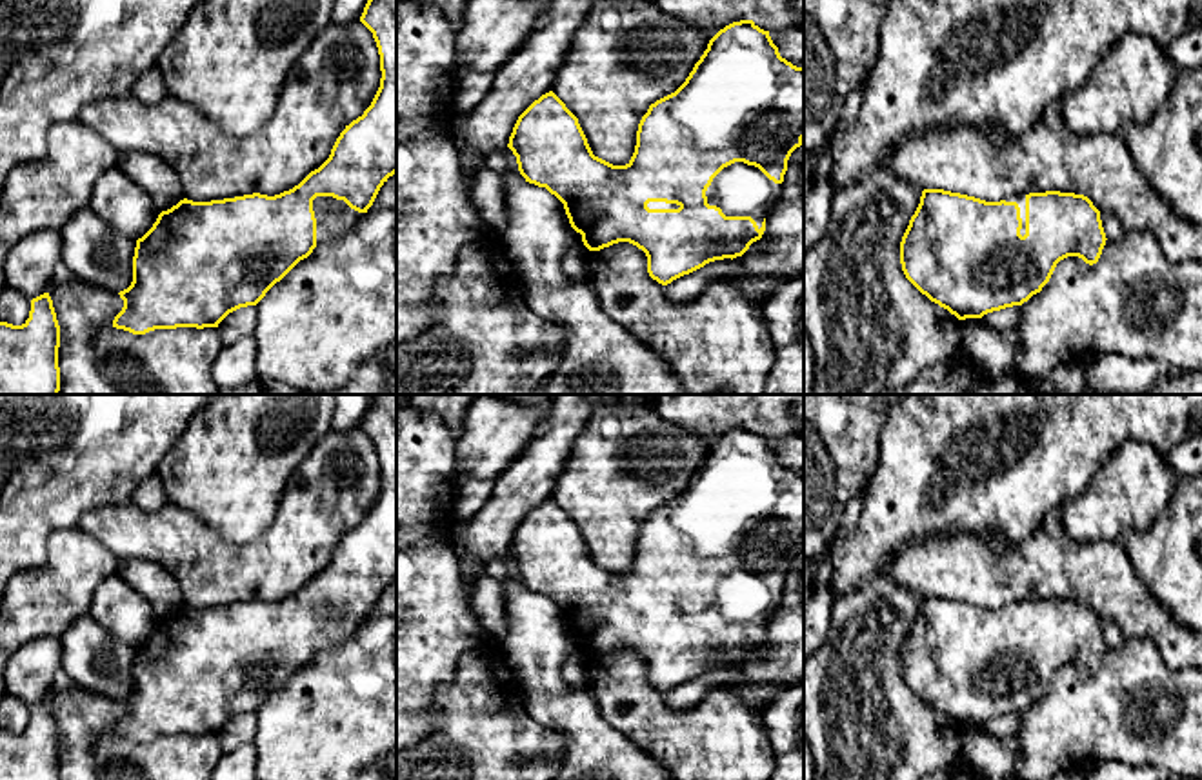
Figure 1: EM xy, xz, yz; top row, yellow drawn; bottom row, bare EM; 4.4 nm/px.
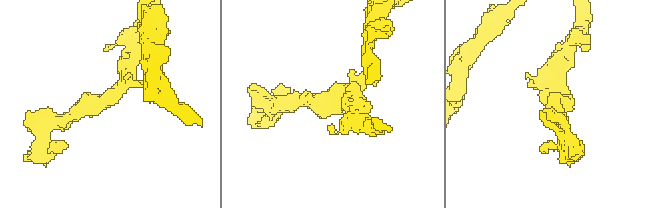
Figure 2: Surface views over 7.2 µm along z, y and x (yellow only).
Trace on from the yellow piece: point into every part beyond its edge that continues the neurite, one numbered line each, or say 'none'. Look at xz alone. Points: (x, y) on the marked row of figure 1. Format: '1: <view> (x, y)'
1: xz (739, 190)

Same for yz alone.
1: yz (1021, 199)

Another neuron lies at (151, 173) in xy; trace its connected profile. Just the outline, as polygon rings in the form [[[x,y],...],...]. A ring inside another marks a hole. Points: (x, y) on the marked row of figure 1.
[[[125,151],[118,153],[116,167],[147,191],[158,213],[184,200],[178,175],[160,156]]]

